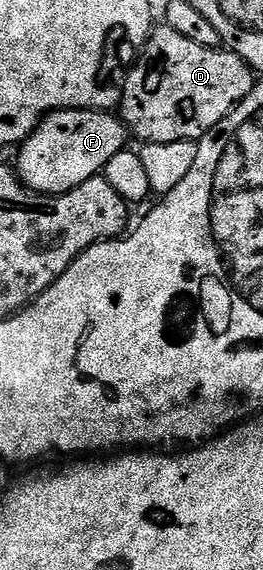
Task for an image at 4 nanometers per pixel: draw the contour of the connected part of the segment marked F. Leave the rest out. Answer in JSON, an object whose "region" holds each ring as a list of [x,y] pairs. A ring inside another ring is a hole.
{"region":[[[51,111],[17,148],[18,178],[22,180],[22,184],[37,191],[39,195],[63,195],[73,187],[84,185],[84,181],[88,181],[93,175],[103,174],[108,161],[112,161],[116,153],[127,150],[126,139],[128,140],[126,125],[117,114],[108,111]]]}

